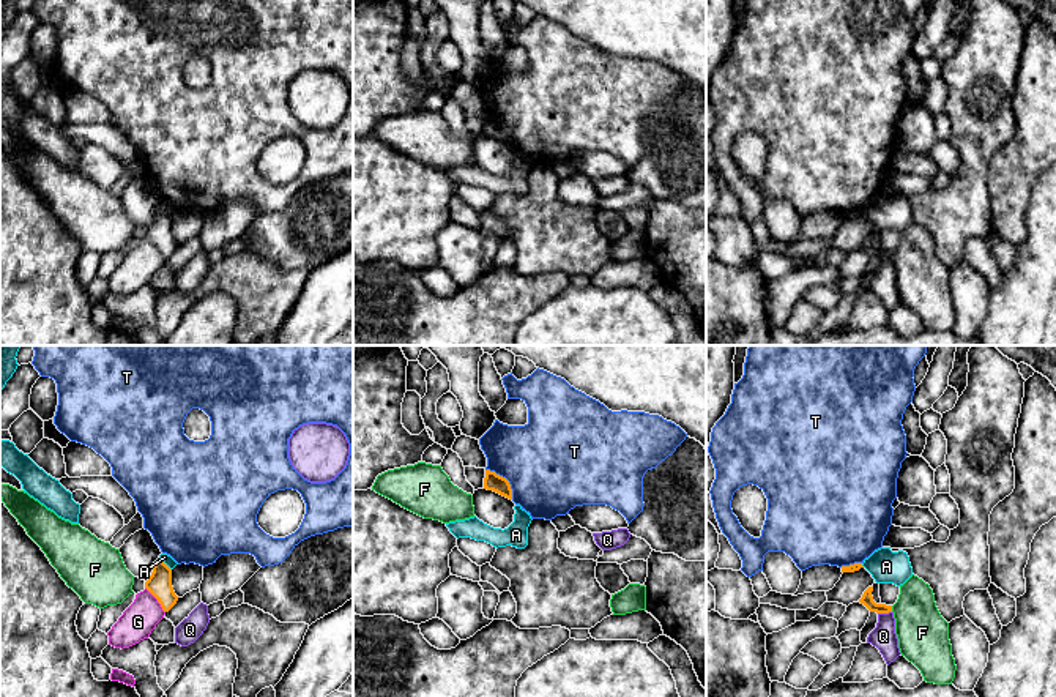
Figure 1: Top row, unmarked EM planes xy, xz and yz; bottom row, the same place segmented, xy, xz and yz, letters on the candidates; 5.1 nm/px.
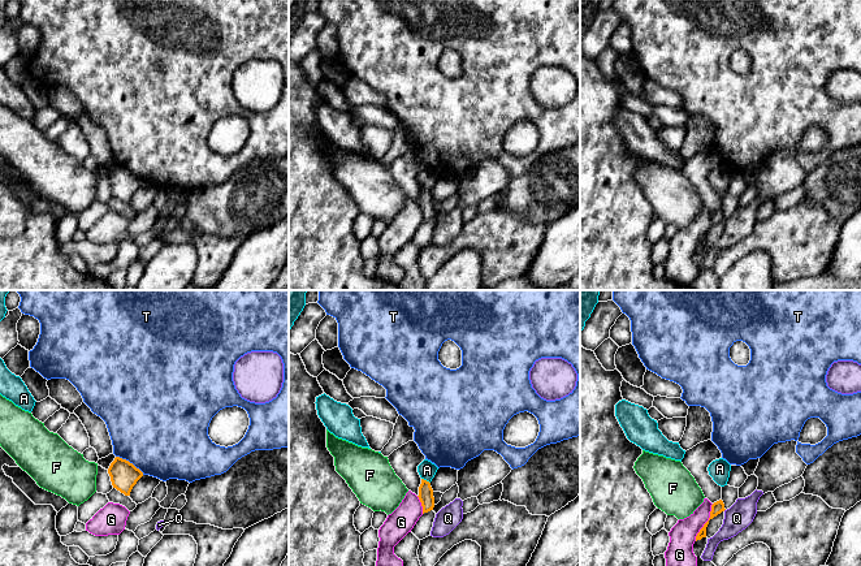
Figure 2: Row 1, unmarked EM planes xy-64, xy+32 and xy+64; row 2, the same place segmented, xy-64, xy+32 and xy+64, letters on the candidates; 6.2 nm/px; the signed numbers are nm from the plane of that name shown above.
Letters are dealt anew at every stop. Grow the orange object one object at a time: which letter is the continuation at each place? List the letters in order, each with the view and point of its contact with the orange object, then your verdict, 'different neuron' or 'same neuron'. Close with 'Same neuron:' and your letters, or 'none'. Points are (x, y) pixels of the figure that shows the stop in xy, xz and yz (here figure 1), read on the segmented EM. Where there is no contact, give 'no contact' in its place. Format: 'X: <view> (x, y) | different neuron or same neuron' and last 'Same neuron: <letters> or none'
A: xy (164, 563) | different neuron
F: yz (891, 609) | different neuron
G: xy (156, 598) | different neuron
Q: yz (884, 612) | different neuron
T: xz (506, 480) | different neuron
Same neuron: none

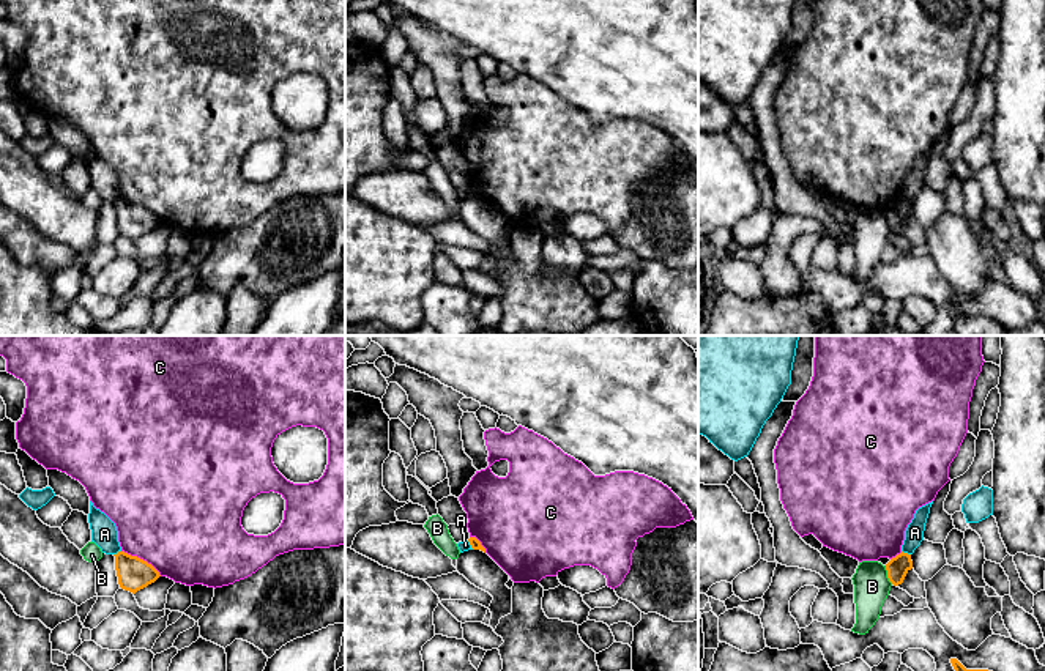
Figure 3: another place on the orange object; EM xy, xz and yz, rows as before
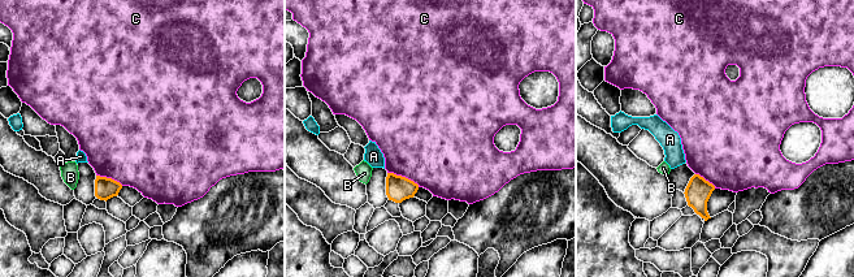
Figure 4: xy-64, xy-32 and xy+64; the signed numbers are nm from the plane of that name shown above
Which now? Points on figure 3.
A: yz (907, 553) | different neuron
B: yz (888, 575) | different neuron
C: xy (142, 559) | different neuron
Same neuron: none

